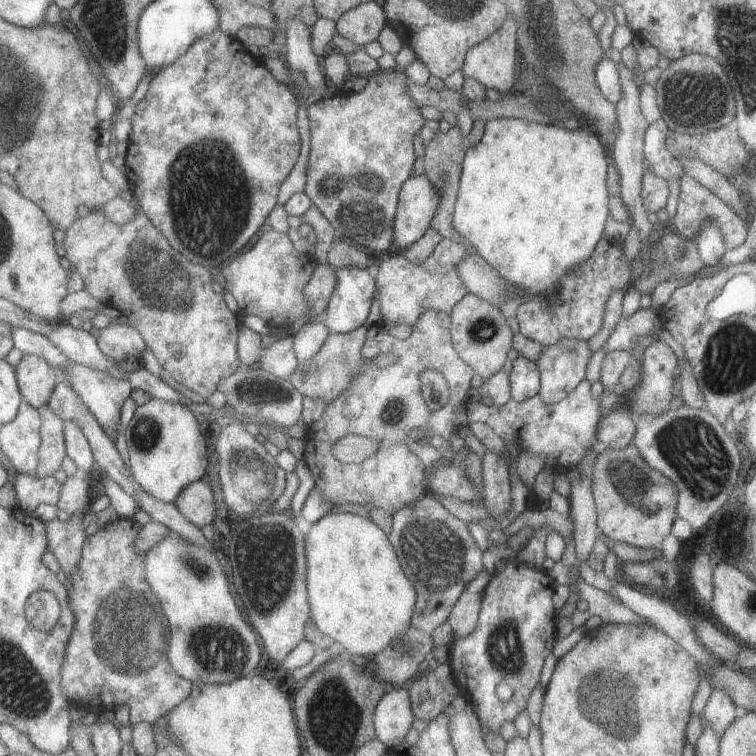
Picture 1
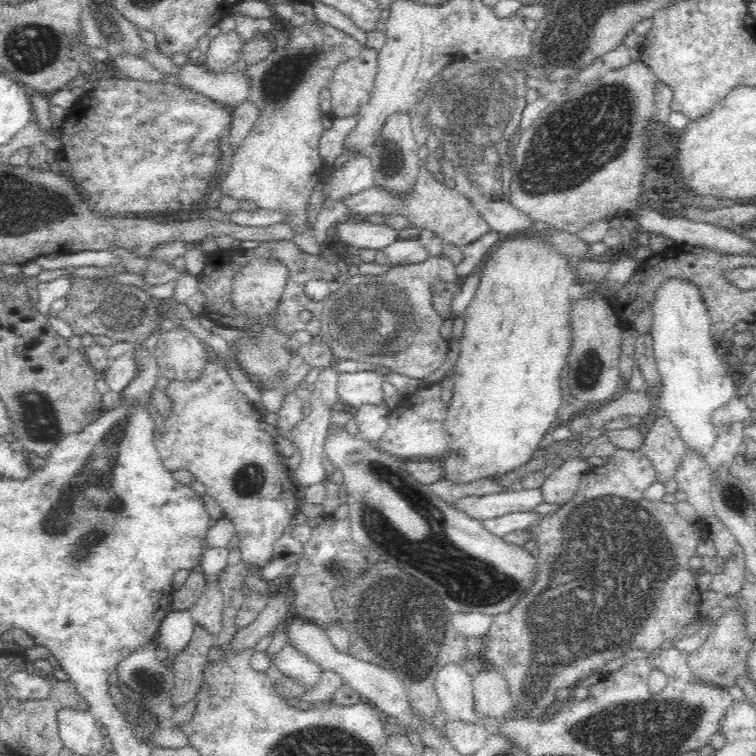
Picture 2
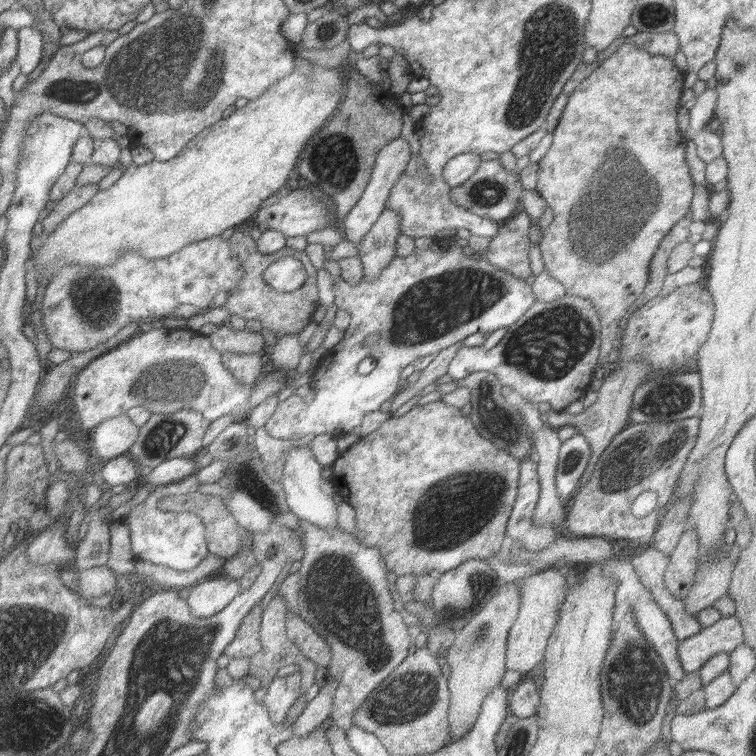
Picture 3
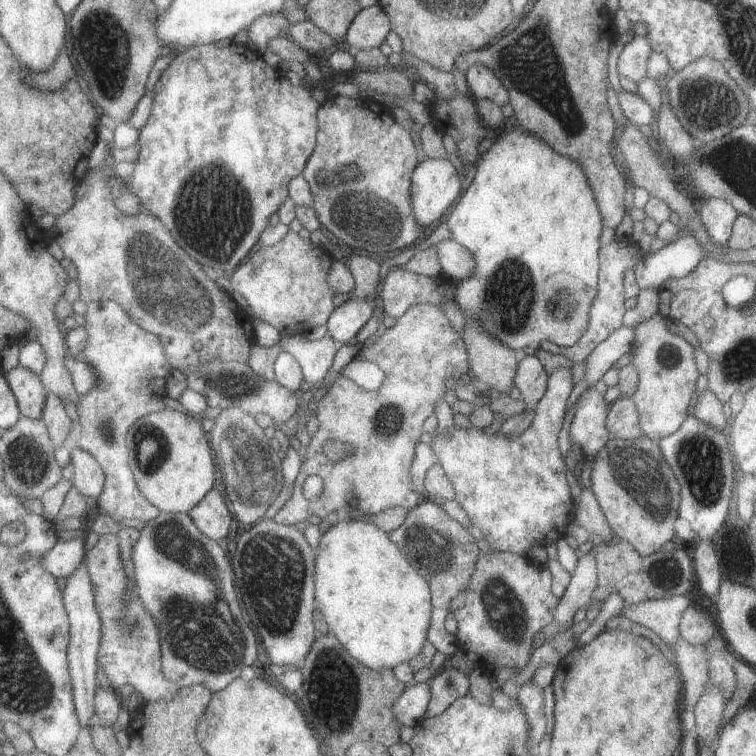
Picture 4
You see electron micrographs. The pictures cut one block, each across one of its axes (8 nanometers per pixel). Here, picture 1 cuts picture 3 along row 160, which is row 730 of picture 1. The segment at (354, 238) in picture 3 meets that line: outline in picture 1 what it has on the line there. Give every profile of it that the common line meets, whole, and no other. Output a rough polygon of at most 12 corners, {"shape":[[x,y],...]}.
{"shape":[[385,694],[375,714],[379,740],[405,742],[417,714],[413,694]]}

